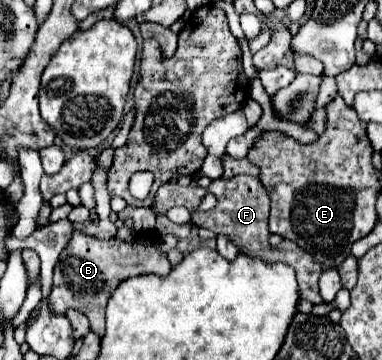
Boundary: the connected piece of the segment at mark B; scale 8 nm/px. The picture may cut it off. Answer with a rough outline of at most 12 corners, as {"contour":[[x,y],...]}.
{"contour":[[75,231],[53,275],[49,309],[85,313],[105,333],[123,279],[165,277],[157,239],[123,243]]}

